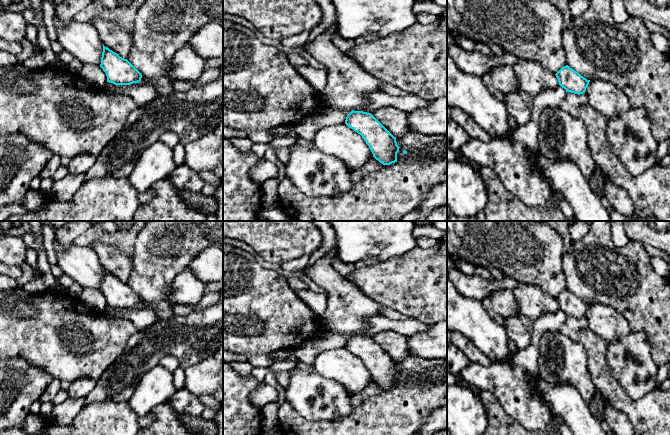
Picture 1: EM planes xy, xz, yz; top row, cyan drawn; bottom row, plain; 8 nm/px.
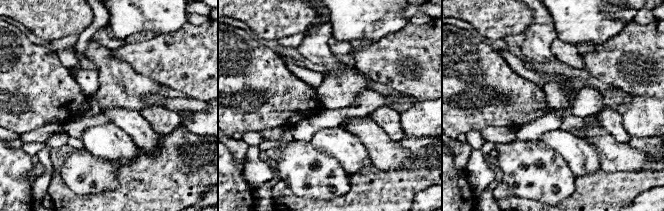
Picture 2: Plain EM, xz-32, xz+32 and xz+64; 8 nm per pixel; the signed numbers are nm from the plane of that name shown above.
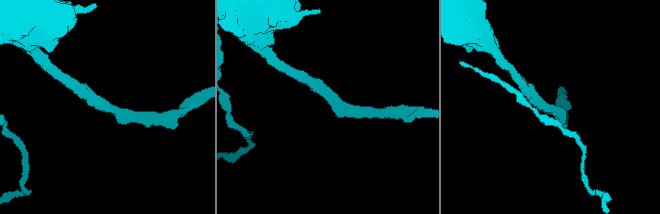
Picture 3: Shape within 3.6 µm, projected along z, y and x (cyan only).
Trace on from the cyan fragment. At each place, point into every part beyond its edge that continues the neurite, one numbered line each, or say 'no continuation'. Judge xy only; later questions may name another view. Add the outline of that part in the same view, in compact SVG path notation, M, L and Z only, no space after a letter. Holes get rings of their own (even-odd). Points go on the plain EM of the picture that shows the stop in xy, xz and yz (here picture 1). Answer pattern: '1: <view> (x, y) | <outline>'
no continuation

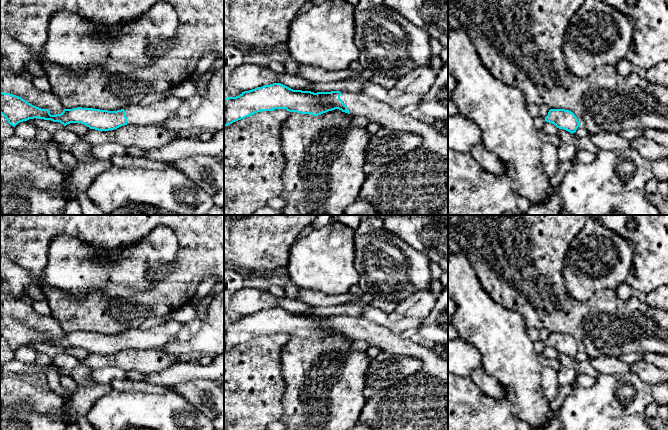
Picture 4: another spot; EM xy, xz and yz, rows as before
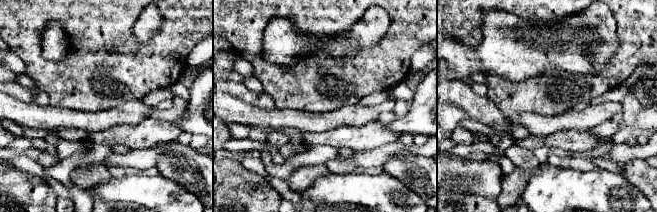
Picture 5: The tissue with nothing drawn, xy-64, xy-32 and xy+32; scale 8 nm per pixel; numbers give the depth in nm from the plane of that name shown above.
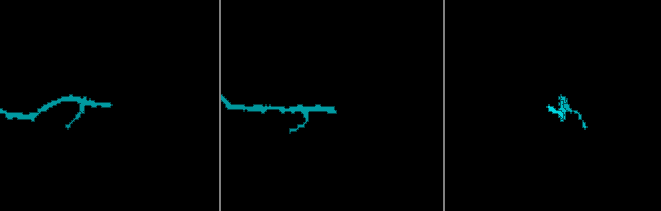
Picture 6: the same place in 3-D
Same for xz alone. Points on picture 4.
1: xz (419, 402) | M341 315L340 323L353 342L366 341L380 351L413 356L423 362L419 372L395 385L377 390L366 400L358 423L369 425L374 430L448 430L448 359L362 316Z

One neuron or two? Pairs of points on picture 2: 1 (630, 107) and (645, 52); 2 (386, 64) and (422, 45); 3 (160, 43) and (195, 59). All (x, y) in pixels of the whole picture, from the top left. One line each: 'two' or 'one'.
1: two
2: one
3: one

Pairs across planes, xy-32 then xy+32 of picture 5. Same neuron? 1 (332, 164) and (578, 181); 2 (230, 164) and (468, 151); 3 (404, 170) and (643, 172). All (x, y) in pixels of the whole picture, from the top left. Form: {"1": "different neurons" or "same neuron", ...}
{"1": "different neurons", "2": "different neurons", "3": "same neuron"}

